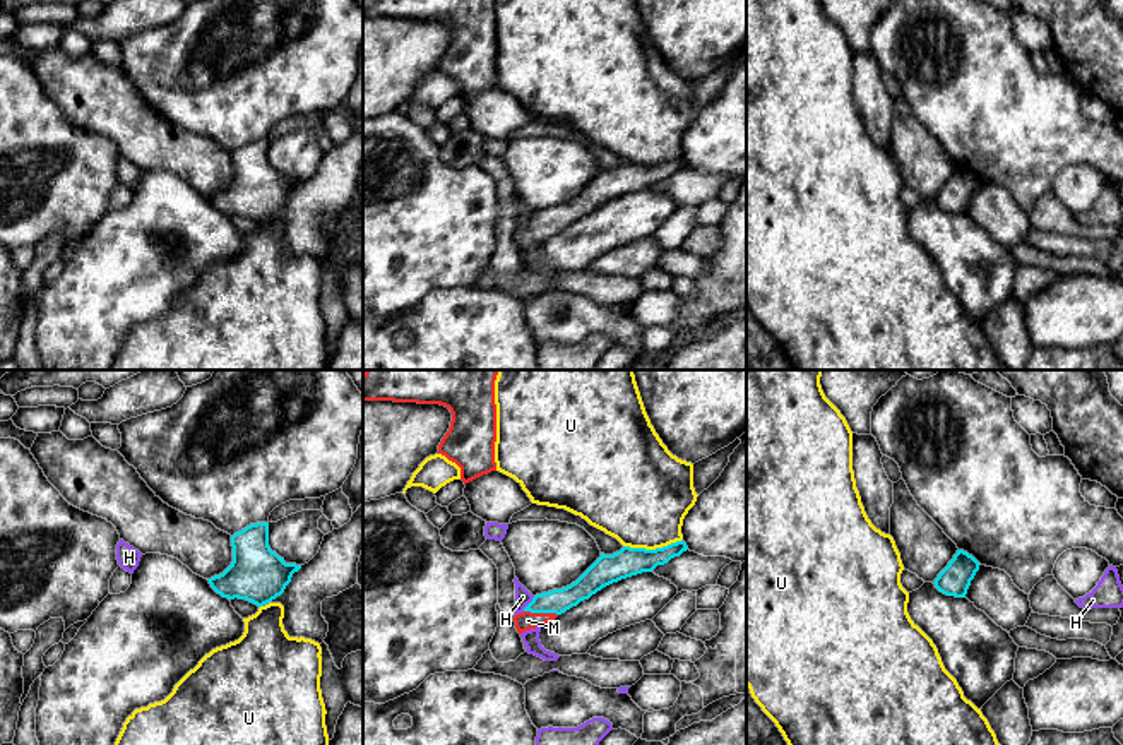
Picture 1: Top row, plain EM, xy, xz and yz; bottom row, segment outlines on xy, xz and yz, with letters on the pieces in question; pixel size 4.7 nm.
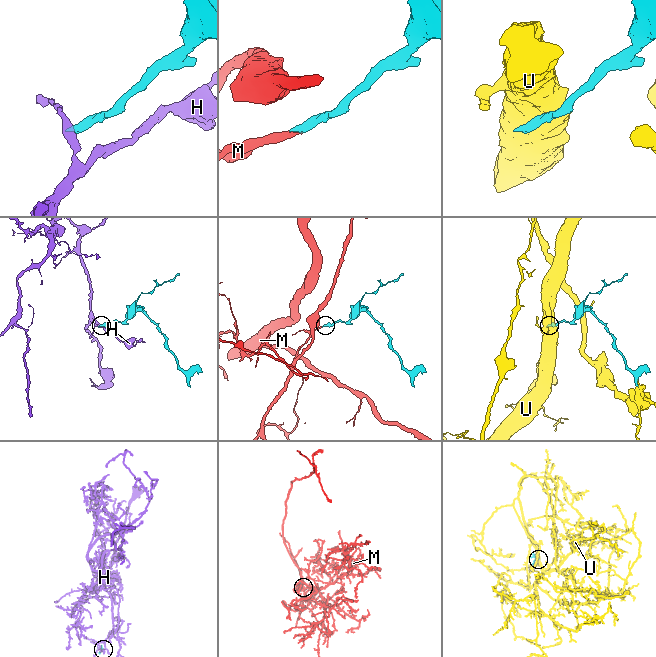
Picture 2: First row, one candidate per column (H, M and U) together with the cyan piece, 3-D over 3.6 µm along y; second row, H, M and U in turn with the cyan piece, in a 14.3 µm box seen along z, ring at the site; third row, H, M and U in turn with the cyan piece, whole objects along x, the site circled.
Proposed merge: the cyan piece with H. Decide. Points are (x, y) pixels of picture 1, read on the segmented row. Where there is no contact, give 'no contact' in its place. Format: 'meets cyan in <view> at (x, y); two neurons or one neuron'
meets cyan in xz at (529, 603); two neurons

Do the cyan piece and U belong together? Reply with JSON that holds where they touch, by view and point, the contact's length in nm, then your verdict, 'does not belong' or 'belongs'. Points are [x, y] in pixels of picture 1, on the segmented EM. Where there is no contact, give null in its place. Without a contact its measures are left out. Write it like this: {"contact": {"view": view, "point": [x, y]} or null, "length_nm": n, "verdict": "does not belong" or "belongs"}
{"contact": {"view": "xz", "point": [653, 550]}, "length_nm": 280, "verdict": "does not belong"}

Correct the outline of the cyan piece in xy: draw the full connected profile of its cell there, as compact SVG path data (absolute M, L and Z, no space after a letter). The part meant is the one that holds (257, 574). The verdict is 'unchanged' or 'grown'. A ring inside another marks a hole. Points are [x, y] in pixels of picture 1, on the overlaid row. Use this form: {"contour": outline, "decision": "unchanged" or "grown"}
{"contour": "M269 522L250 524L231 536L233 562L209 581L228 599L247 599L258 608L281 596L291 582L296 563L286 563L269 546Z", "decision": "unchanged"}

